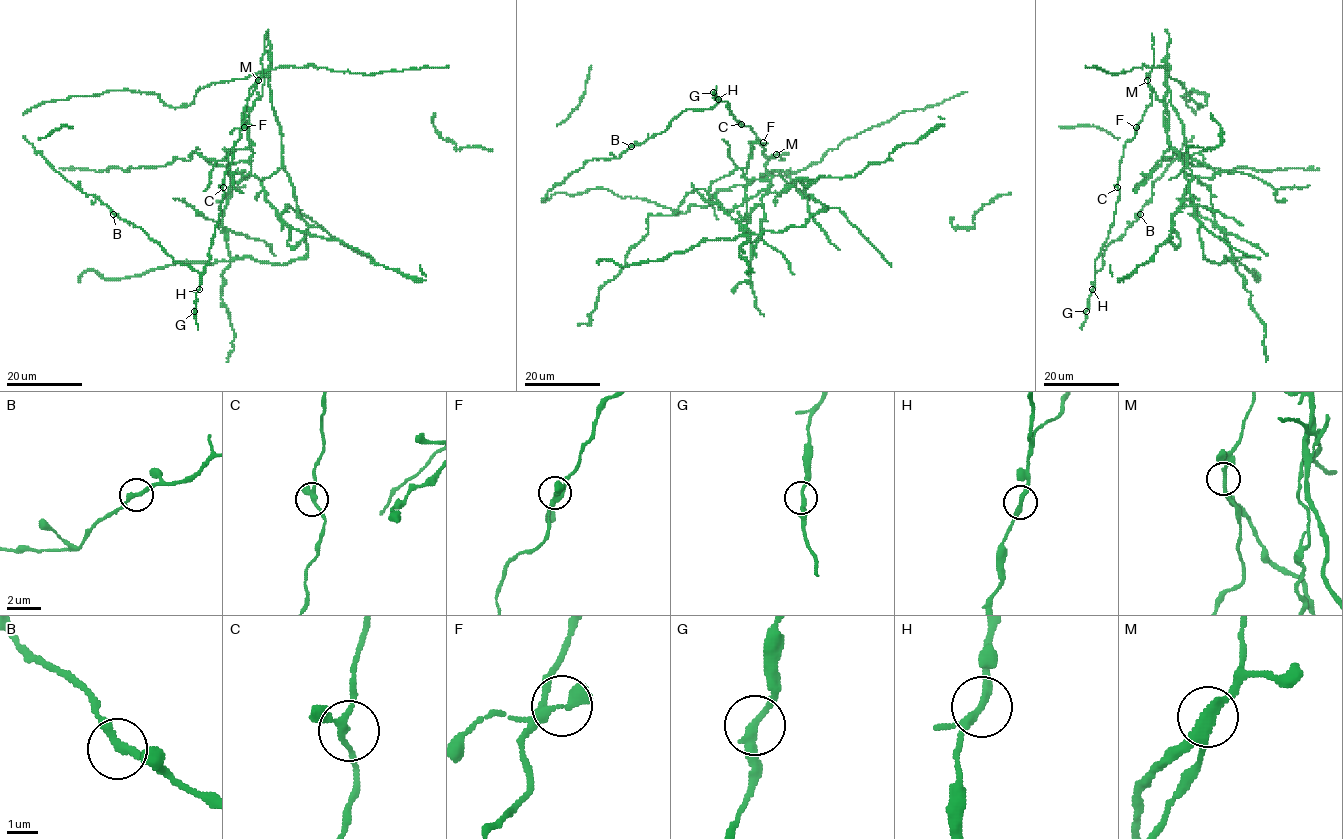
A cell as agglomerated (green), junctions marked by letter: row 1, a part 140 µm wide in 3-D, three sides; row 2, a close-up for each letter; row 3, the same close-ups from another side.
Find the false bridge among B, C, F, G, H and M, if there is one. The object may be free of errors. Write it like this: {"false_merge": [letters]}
{"false_merge": ["M"]}

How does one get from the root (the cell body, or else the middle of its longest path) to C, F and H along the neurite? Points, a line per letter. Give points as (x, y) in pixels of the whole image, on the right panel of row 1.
C: (1151, 92), (1151, 103), (1134, 136), (1125, 145), (1117, 187)
F: (1151, 92), (1151, 103), (1136, 127)
H: (1151, 92), (1151, 103), (1123, 150), (1118, 181), (1120, 196), (1113, 224), (1095, 261), (1092, 289)

